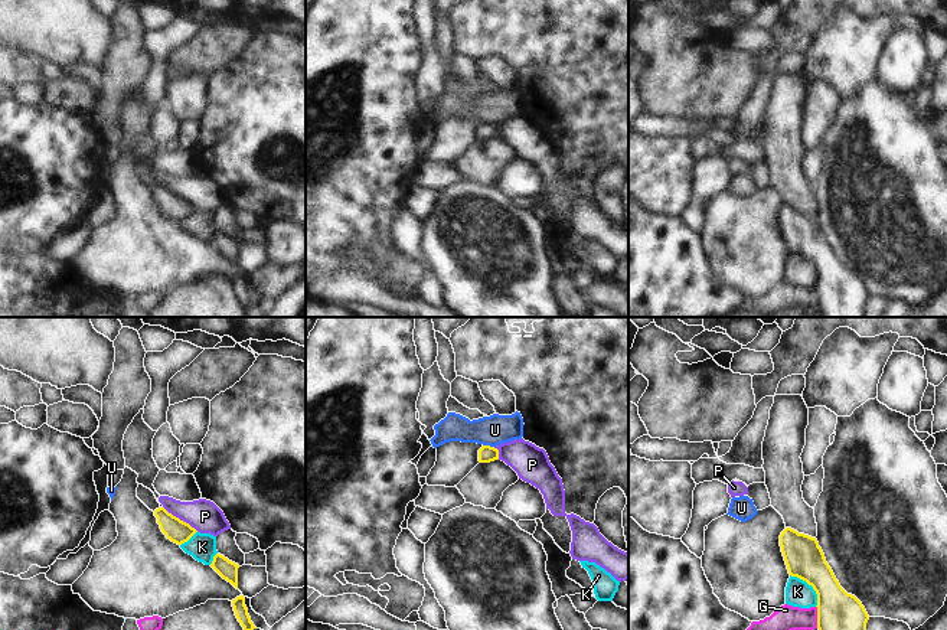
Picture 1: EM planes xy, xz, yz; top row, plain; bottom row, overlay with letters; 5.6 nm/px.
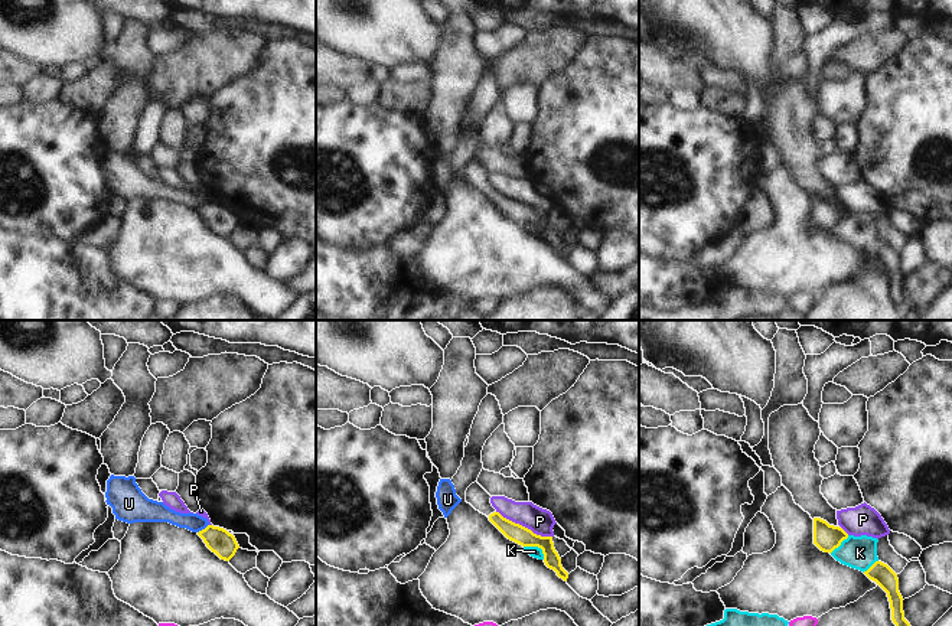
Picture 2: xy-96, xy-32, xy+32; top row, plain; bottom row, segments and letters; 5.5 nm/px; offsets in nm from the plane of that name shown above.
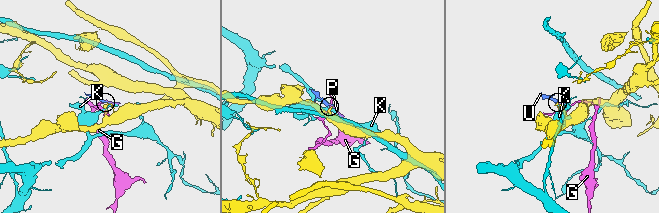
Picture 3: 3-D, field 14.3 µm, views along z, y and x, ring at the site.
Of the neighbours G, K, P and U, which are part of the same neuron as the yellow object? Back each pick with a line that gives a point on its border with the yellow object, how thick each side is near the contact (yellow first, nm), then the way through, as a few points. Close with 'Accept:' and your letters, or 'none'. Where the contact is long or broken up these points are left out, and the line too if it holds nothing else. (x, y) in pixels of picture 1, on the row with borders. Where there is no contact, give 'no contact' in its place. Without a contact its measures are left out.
Accept: none

